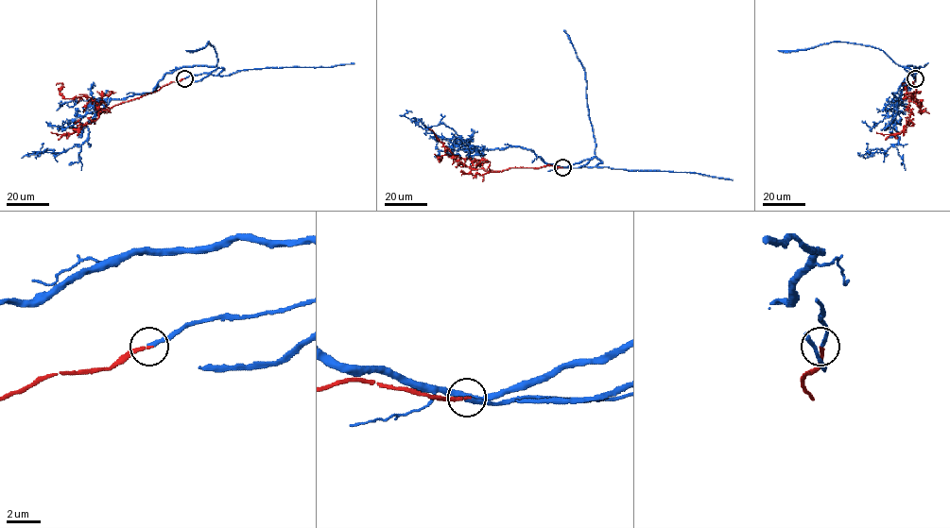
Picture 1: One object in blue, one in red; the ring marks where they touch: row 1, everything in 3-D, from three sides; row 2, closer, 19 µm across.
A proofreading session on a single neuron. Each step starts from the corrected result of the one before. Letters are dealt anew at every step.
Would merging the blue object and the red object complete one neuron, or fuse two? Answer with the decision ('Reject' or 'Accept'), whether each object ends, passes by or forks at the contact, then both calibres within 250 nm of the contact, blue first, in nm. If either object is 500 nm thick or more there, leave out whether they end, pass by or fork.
Accept. At the ring blue ends. At the ring red ends. Thickness 240 nm (blue) against 200 nm

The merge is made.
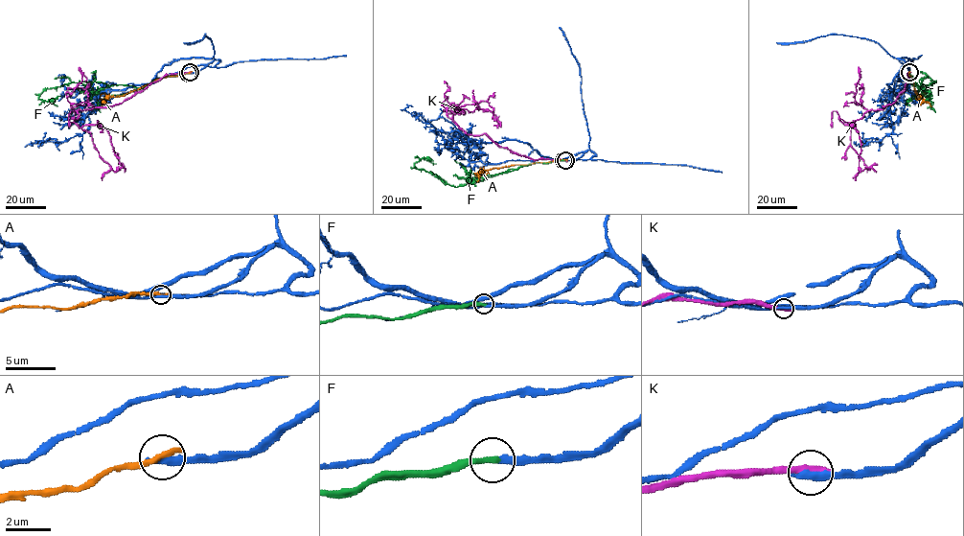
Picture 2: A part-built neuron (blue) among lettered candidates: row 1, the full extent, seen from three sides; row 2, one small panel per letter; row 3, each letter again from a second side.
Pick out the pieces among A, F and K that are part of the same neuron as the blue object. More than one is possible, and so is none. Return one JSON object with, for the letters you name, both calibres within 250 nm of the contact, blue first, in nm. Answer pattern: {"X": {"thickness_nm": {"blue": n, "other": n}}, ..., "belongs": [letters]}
{"F": {"thickness_nm": {"blue": 240, "other": 280}}, "belongs": ["F"]}

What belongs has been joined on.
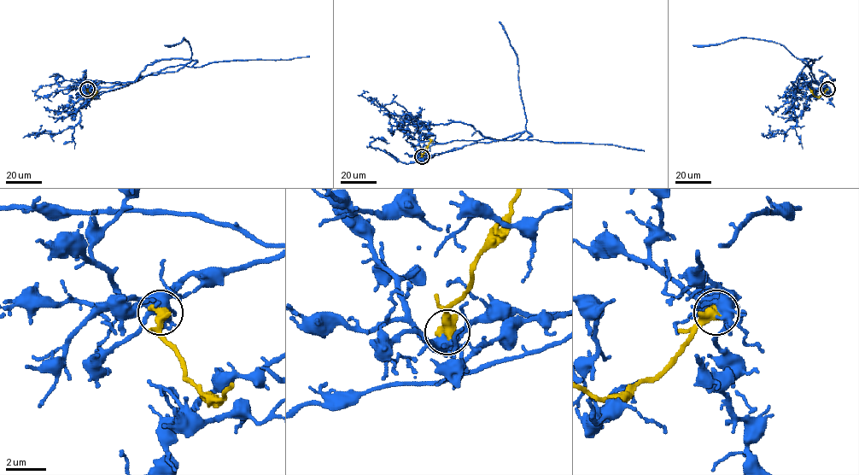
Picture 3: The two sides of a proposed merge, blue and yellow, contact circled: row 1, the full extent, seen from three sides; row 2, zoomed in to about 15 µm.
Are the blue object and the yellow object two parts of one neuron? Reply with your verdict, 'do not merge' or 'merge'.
do not merge

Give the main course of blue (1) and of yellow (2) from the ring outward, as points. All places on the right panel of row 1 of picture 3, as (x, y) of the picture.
1: (827, 89), (802, 59), (810, 59), (793, 83), (796, 125), (785, 133), (763, 132)
2: (827, 89), (817, 96), (809, 88)

